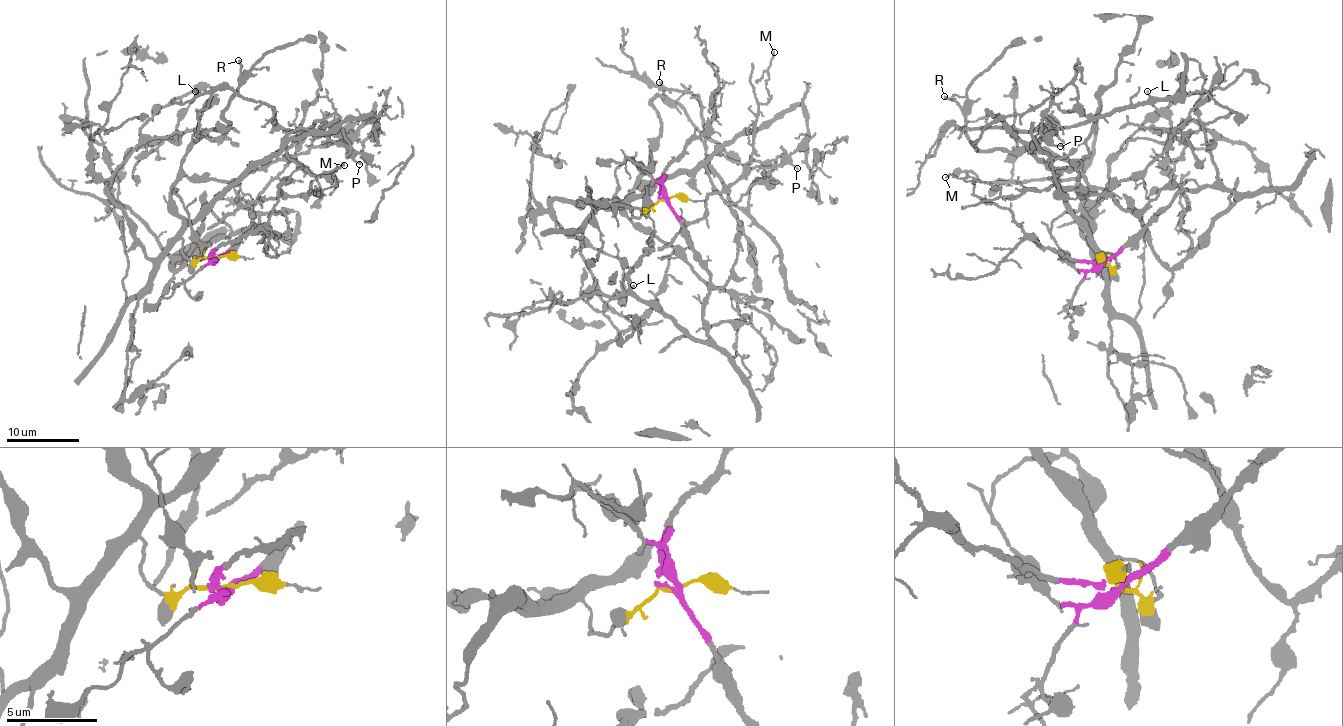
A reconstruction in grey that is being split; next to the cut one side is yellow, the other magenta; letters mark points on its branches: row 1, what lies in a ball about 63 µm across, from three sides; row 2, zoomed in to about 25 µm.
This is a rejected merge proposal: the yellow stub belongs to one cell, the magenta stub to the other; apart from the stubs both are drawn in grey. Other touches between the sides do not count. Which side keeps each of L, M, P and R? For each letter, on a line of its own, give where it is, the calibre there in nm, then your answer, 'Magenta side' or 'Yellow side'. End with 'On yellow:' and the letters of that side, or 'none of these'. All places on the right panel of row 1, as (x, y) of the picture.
L: Place: (1147, 91). Thickness 120 nm. Yellow side
M: Place: (945, 177). Thickness 170 nm. Magenta side
P: Place: (1060, 146). Thickness 110 nm. Yellow side
R: Place: (944, 96). Thickness 180 nm. Yellow side
On yellow: L, P, R

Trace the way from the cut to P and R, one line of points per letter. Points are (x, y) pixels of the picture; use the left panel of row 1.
P: (214, 258), (187, 258), (182, 232), (255, 166), (273, 157), (290, 133), (299, 129), (320, 131), (360, 163)
R: (214, 258), (184, 255), (172, 182), (198, 138), (228, 127), (224, 111), (238, 60)

